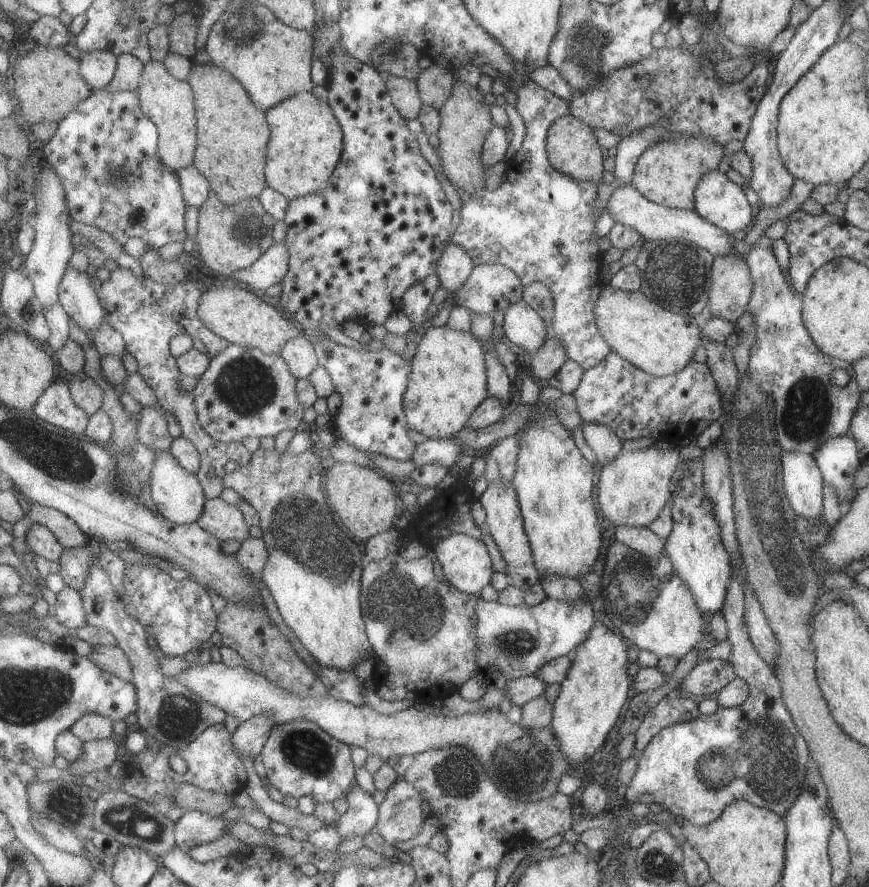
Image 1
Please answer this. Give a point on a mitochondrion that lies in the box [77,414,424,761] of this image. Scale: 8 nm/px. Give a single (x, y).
(304, 534)

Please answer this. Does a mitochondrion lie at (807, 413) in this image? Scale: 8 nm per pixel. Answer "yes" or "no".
yes

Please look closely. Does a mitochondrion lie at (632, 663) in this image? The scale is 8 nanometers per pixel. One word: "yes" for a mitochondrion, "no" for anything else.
no

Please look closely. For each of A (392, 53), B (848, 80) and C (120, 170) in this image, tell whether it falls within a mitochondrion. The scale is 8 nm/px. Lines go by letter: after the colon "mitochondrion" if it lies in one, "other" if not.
A: mitochondrion
B: mitochondrion
C: mitochondrion

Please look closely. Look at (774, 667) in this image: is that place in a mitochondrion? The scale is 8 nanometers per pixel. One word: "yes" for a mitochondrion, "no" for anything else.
no

